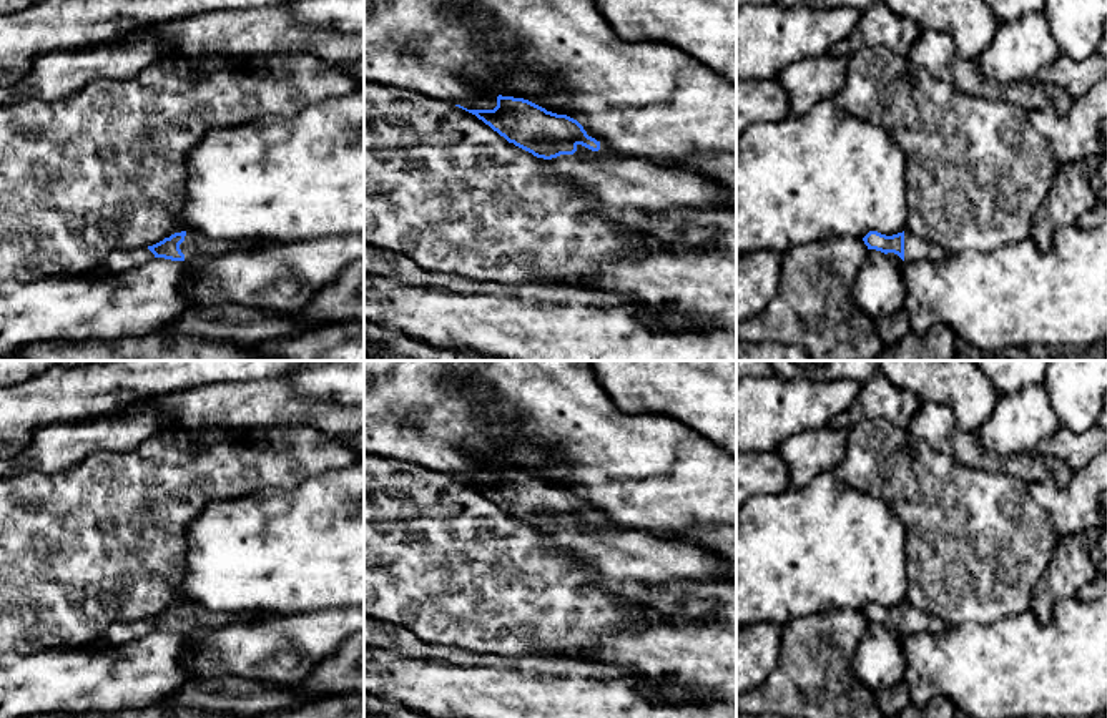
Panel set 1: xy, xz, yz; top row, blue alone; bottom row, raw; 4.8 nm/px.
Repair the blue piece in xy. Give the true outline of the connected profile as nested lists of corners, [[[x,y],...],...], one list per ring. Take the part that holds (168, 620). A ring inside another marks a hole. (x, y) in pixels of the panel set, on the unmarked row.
[[[196,603],[175,605],[163,613],[148,618],[155,630],[171,633],[191,633],[199,627],[224,627],[233,622],[251,622],[266,617],[263,612],[233,613],[233,612],[209,612]]]

